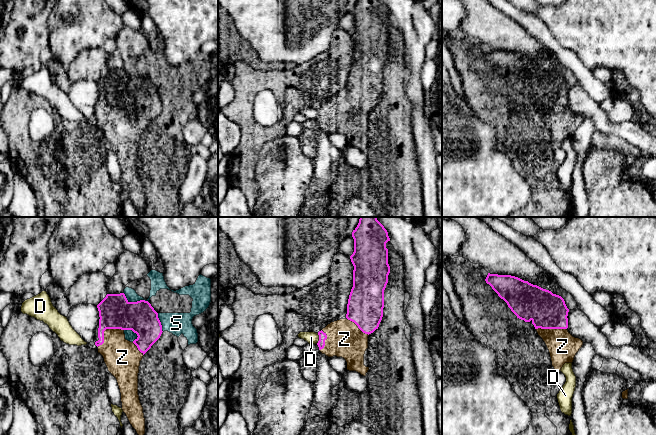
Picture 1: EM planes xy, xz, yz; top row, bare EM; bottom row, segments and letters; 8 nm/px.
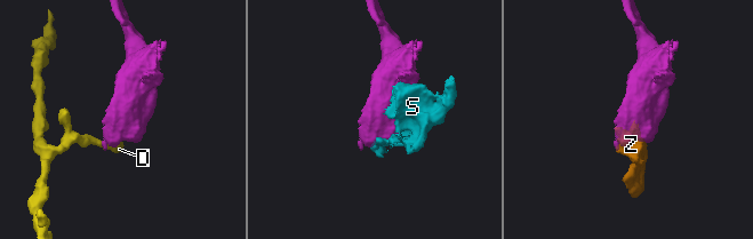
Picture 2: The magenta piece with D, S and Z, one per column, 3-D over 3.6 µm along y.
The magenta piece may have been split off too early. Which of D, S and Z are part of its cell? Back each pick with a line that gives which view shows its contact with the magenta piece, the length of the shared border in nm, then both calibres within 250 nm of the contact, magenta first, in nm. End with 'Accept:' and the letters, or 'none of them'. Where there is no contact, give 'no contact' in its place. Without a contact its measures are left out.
Z: contact in xy; length 260 nm; calibres 260 and 280 nm
Accept: Z

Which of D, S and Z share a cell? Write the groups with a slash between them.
D / S / Z

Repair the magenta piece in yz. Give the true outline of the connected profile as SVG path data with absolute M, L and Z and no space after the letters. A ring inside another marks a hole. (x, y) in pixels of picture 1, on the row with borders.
M488 273L485 281L507 303L517 318L525 322L532 322L549 350L555 371L560 371L565 363L573 362L576 353L583 345L583 341L573 337L567 330L569 309L561 296L511 275Z

